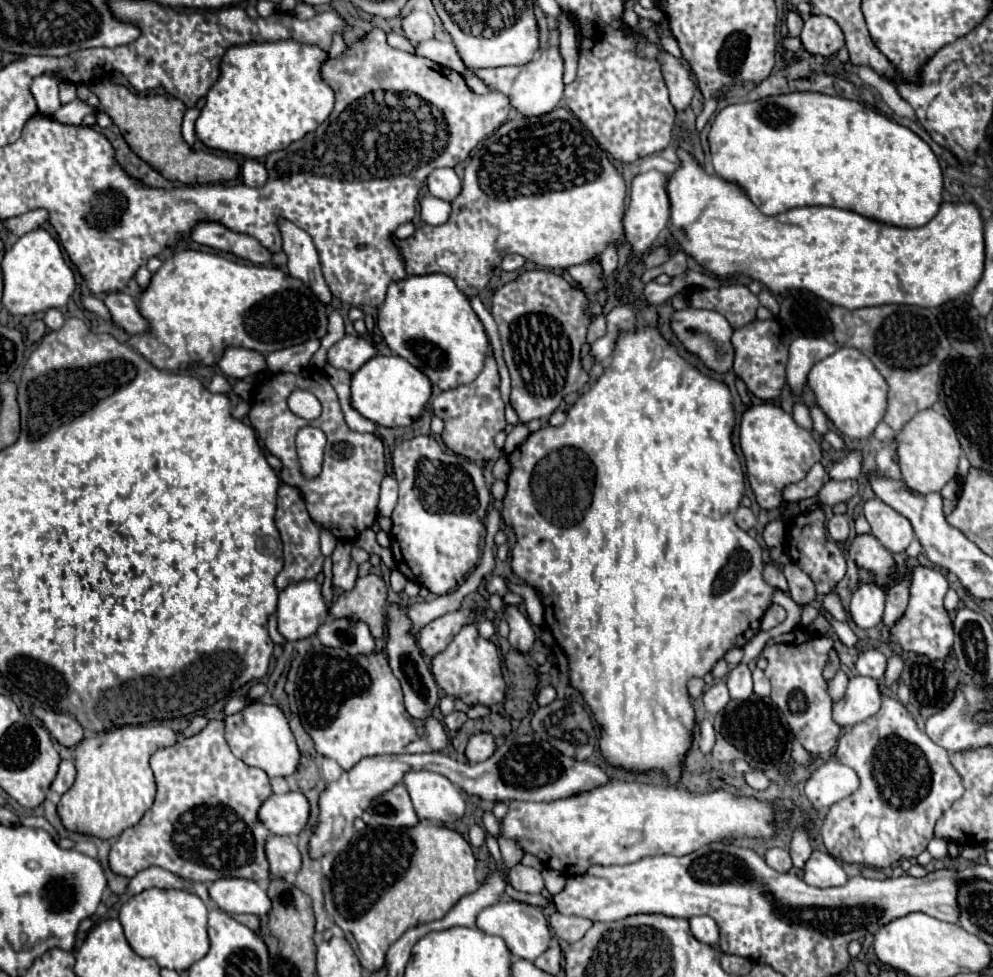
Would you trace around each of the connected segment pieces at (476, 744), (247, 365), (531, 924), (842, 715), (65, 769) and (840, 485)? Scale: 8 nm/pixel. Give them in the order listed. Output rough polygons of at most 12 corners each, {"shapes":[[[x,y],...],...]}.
{"shapes":[[[492,734],[468,740],[468,762],[484,762],[496,750]],[[228,346],[218,368],[238,380],[262,372],[260,352]],[[498,902],[476,926],[510,954],[536,960],[550,944],[540,906]],[[854,676],[834,702],[834,722],[850,728],[880,708],[880,684]],[[62,760],[50,790],[64,794],[76,778],[74,762]],[[828,480],[818,498],[826,506],[850,500],[856,480]]]}

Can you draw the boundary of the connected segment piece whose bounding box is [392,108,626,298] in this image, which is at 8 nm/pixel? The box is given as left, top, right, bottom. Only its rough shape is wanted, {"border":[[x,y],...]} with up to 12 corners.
{"border":[[566,108],[470,154],[406,274],[478,296],[506,254],[542,268],[624,240],[626,182]]}

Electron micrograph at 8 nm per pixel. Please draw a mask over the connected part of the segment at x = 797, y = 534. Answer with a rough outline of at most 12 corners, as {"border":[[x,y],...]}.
{"border":[[824,512],[794,520],[790,560],[828,594],[846,560],[826,534]]}

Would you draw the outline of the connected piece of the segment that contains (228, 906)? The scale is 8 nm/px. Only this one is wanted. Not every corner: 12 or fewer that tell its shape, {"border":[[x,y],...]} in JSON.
{"border":[[218,878],[210,898],[228,914],[270,912],[254,880]]}

